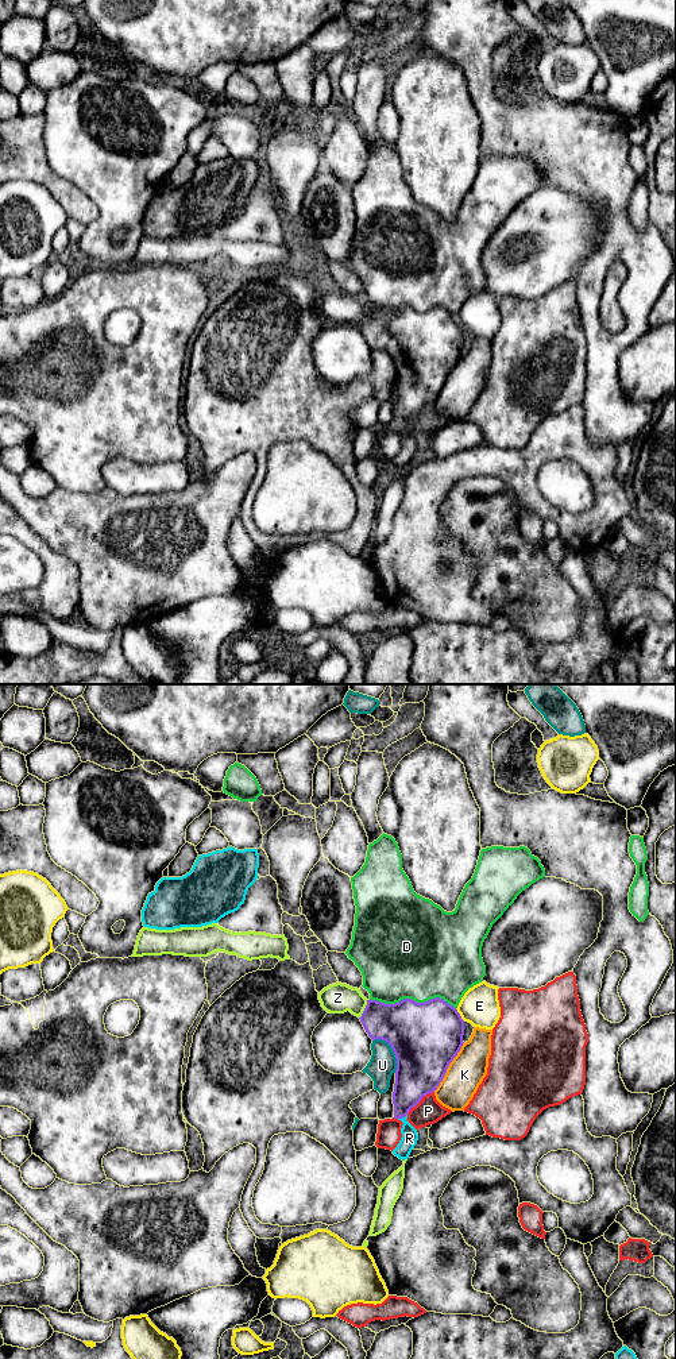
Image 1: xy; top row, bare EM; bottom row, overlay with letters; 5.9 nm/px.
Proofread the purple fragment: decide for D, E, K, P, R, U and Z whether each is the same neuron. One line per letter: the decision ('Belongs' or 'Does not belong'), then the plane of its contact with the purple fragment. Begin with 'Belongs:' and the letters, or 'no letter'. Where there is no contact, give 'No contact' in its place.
Belongs: no letter
D: Does not belong. Touches purple in xy
E: Does not belong. Touches purple in xy
K: Does not belong. Touches purple in xy
P: Does not belong. Touches purple in xy
R: Does not belong. Touches purple in xy
U: Does not belong. Touches purple in xy
Z: Does not belong. Touches purple in xy

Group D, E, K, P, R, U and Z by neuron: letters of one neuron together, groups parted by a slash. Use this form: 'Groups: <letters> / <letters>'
Groups: D / E / K / P / R / U / Z

